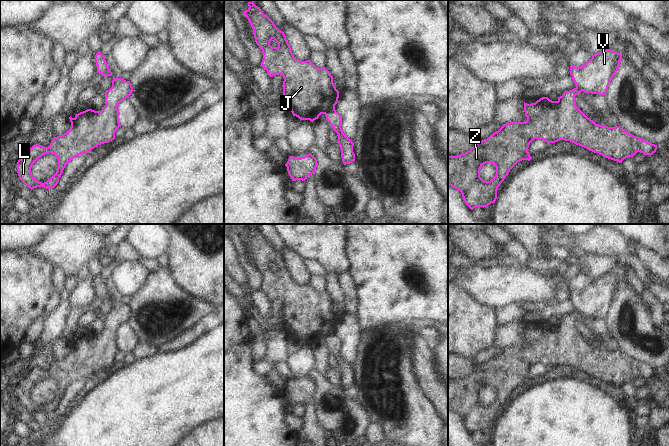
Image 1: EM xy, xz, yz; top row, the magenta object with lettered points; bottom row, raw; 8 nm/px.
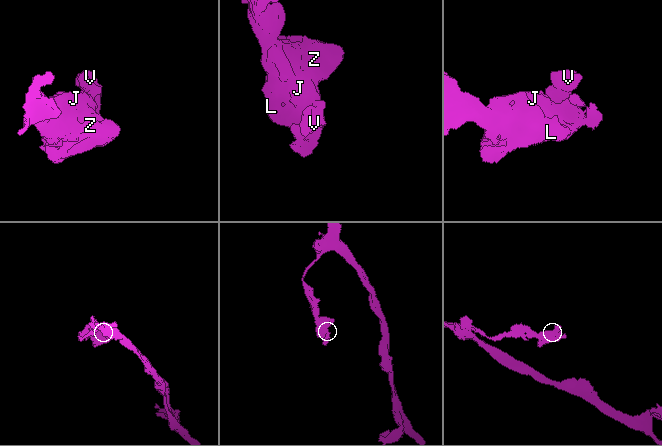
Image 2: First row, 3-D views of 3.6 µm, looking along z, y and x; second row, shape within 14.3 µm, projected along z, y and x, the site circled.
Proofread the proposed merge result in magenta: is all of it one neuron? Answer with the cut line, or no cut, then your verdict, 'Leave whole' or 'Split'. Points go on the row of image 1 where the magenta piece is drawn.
No split. Leave whole

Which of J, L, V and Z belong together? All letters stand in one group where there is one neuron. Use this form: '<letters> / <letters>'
J L V Z

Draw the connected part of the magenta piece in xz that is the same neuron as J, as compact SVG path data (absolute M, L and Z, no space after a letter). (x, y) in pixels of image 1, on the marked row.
M254 1L248 2L249 8L243 15L247 17L255 38L256 44L262 50L263 60L261 66L267 71L270 77L282 75L283 98L285 104L291 110L293 116L301 120L313 122L321 114L326 116L334 131L338 134L338 144L341 149L341 157L344 165L355 161L353 152L354 143L343 133L342 116L335 110L338 102L339 91L333 83L333 76L326 68L317 68L310 60L300 61L296 59L283 31L279 30L274 22L263 13Z

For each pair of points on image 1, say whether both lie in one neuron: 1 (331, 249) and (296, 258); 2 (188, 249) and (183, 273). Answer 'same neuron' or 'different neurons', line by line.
1: different neurons
2: same neuron

